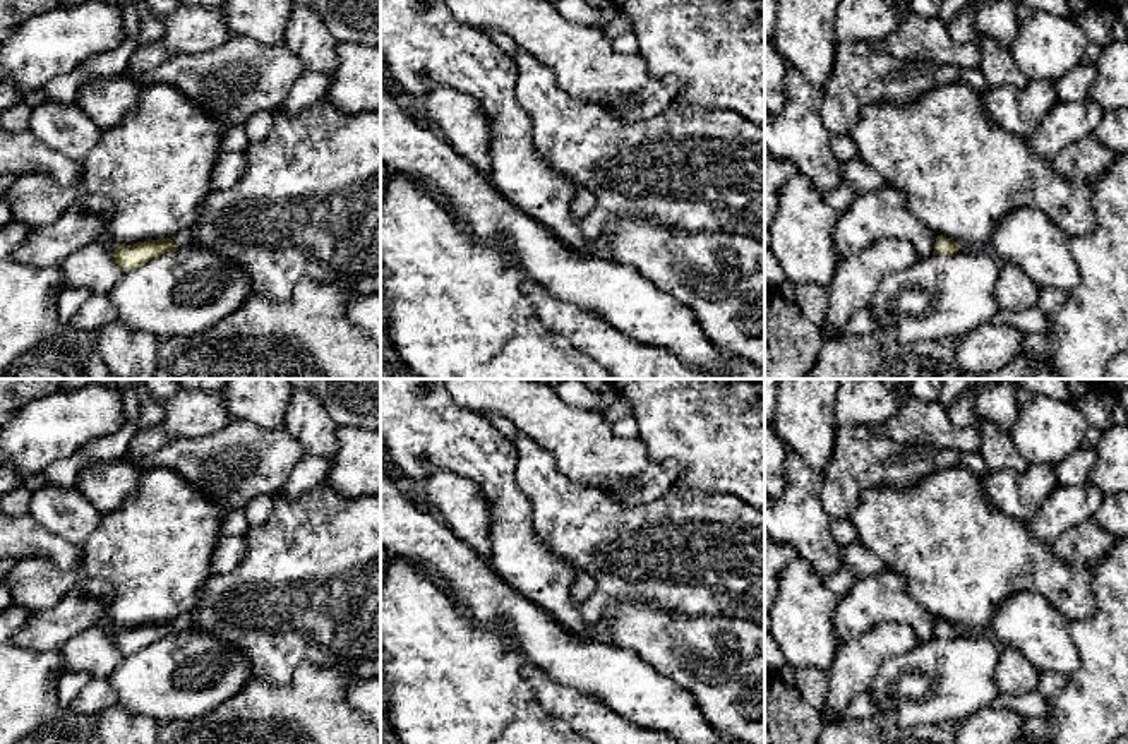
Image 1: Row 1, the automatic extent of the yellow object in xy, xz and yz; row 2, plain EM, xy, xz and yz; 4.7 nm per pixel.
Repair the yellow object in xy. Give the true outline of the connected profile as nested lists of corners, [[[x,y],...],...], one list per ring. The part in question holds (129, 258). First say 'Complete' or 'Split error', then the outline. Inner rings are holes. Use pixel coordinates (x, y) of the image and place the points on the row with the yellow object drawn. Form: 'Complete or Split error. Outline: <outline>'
Split error. Outline: [[[187,228],[183,231],[178,231],[171,238],[137,242],[127,247],[113,245],[113,257],[117,264],[125,273],[129,273],[175,247],[183,247],[183,245],[192,245],[192,243],[194,243],[194,231],[192,228]]]

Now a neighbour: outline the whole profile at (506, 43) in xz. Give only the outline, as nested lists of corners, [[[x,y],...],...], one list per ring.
[[[485,27],[482,29],[483,33],[487,33],[492,41],[509,57],[514,57],[516,51],[519,50],[518,43],[507,36],[506,33],[495,29],[495,27]]]

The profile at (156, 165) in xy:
[[[168,84],[142,87],[135,111],[122,123],[103,129],[99,142],[82,161],[82,190],[105,195],[115,206],[108,243],[127,247],[171,238],[192,228],[206,195],[213,190],[211,173],[226,130],[177,87]]]

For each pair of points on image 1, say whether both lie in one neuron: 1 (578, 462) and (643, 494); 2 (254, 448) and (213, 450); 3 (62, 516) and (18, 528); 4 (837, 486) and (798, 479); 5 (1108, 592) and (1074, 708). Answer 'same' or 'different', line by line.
1: same
2: same
3: different
4: different
5: same

